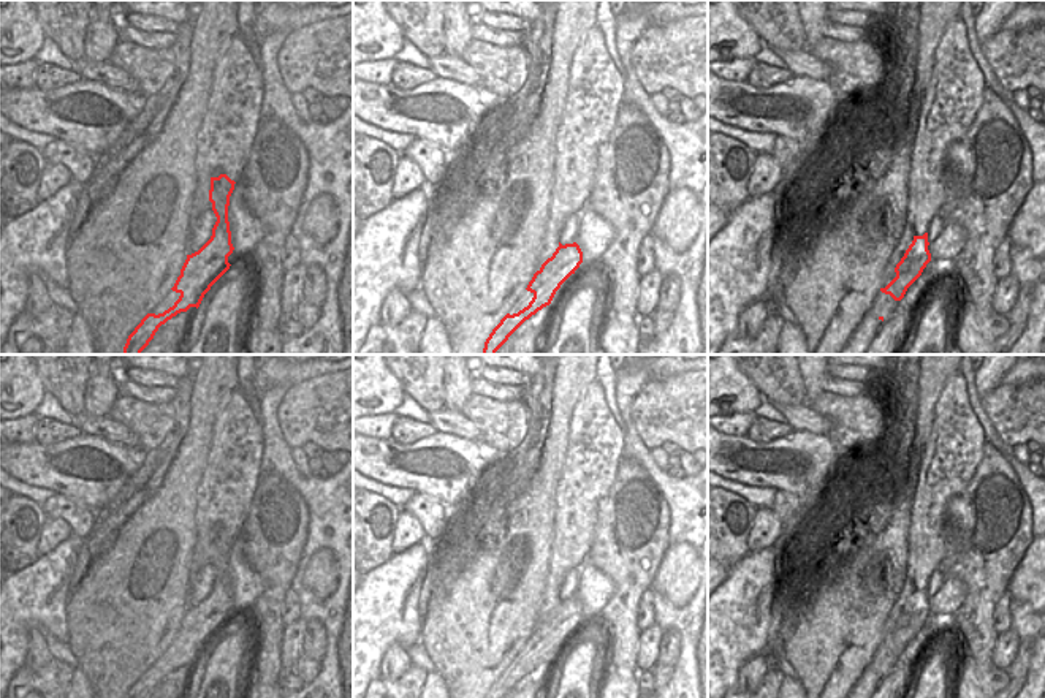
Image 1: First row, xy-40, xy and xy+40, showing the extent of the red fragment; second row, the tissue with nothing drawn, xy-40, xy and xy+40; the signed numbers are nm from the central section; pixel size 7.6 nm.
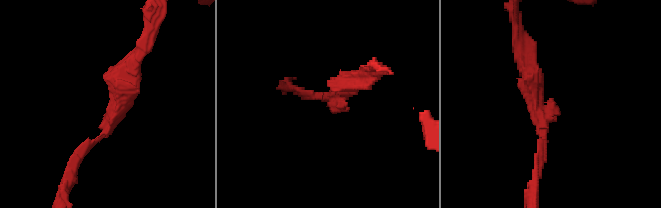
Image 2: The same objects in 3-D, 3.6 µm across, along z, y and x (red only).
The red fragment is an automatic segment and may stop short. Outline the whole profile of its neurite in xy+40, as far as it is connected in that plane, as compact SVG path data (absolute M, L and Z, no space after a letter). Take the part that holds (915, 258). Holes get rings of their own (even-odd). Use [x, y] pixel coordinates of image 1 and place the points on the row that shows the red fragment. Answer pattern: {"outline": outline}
{"outline": "M928 233L914 236L912 244L895 267L896 277L885 288L880 288L880 291L890 294L895 301L901 301L907 288L922 275L931 261L928 245Z"}

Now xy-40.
{"outline": "M226 174L211 177L209 201L217 217L212 236L198 252L187 255L180 275L171 288L180 294L179 299L163 313L147 313L128 336L124 355L141 355L162 324L190 307L198 309L204 294L230 269L228 256L234 247L231 244L228 206L234 184Z"}

